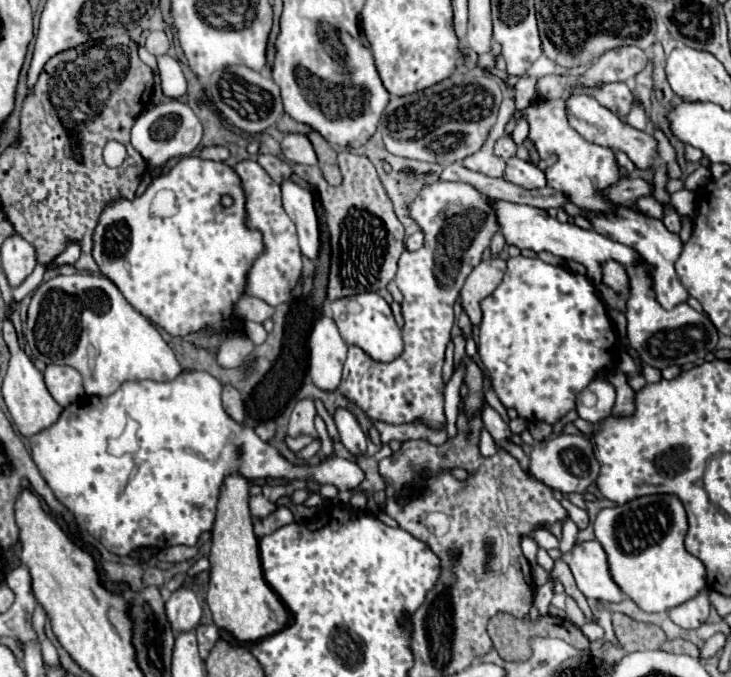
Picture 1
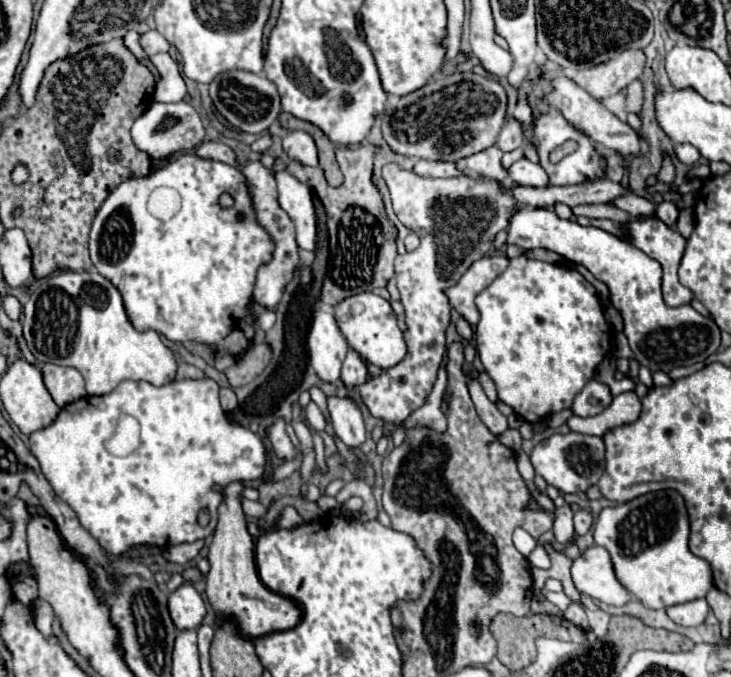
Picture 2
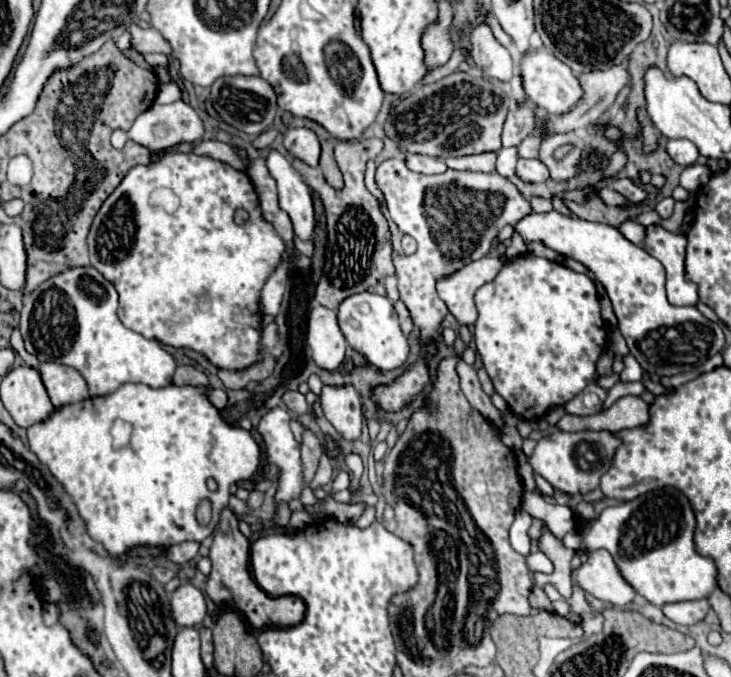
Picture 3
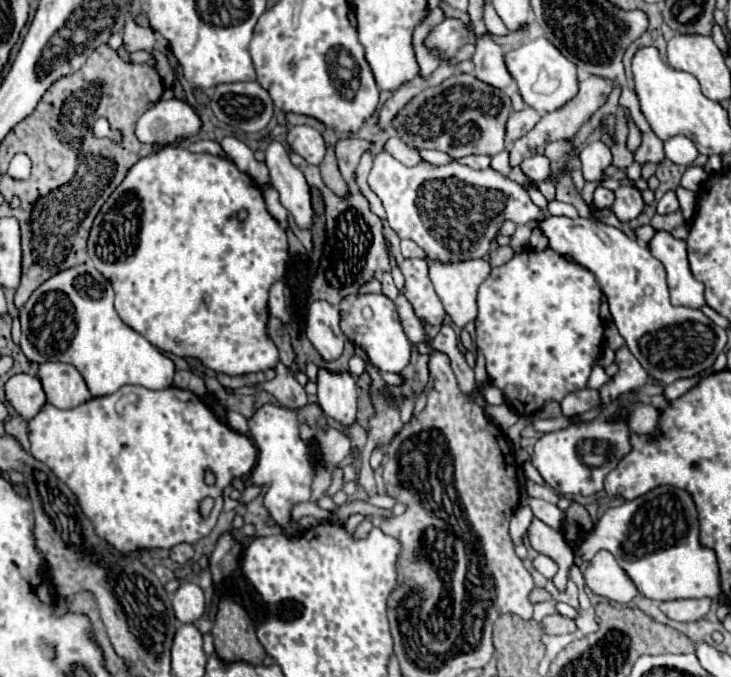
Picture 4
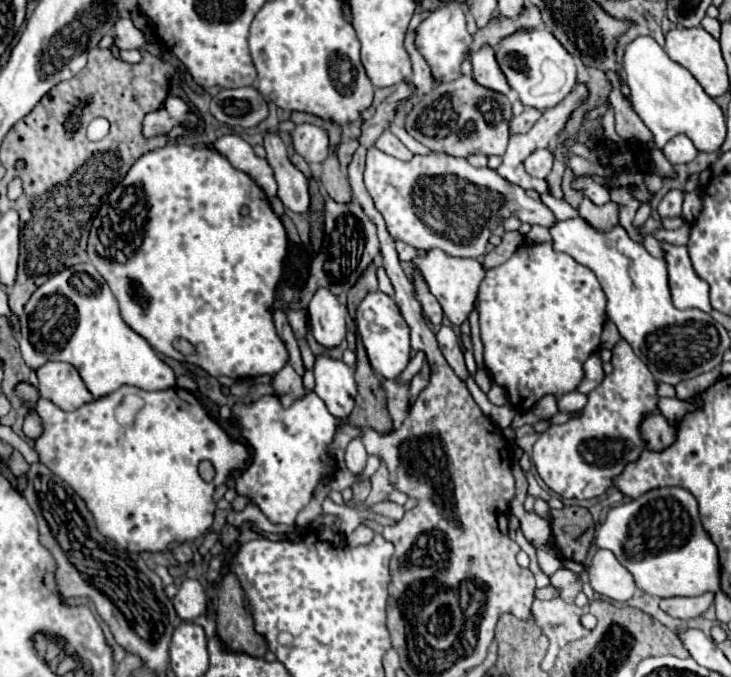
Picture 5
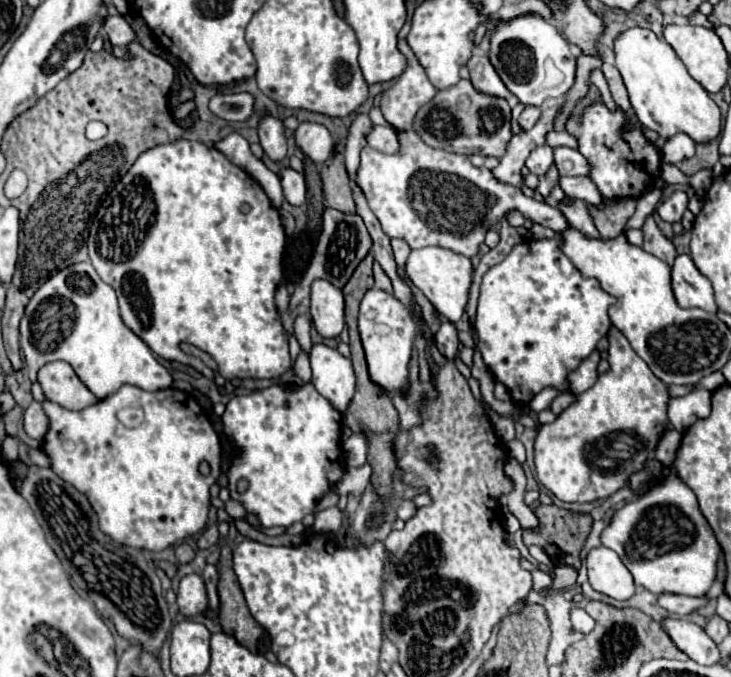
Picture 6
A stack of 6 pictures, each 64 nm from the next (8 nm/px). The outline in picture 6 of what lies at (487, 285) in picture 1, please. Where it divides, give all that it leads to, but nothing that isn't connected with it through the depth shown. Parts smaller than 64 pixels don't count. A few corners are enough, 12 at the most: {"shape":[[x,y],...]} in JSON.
{"shape":[[446,248],[412,250],[404,268],[440,316],[460,320],[470,258]]}

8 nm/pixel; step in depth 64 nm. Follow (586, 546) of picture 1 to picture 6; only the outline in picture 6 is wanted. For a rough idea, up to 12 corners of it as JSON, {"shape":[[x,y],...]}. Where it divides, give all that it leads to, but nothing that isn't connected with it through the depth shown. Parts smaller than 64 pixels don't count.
{"shape":[[610,548],[586,556],[594,590],[616,600],[634,596],[630,570]]}

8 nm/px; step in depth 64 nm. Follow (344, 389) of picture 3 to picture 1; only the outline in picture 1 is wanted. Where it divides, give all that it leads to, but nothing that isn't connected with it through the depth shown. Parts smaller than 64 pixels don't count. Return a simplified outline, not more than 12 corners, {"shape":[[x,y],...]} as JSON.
{"shape":[[348,408],[334,410],[342,444],[356,456],[366,452],[366,434]]}

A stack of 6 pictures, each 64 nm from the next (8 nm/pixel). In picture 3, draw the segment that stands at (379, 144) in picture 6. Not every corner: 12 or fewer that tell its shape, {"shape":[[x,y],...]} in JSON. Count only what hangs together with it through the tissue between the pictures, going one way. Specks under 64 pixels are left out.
{"shape":[[408,154],[406,166],[424,174],[440,174],[446,170],[442,160]]}

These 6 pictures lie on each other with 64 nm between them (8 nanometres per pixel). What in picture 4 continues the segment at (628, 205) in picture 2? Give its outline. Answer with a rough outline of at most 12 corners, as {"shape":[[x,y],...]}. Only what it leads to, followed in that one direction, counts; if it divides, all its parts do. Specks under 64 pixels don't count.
{"shape":[[598,186],[594,204],[598,208],[614,204],[614,192]]}

